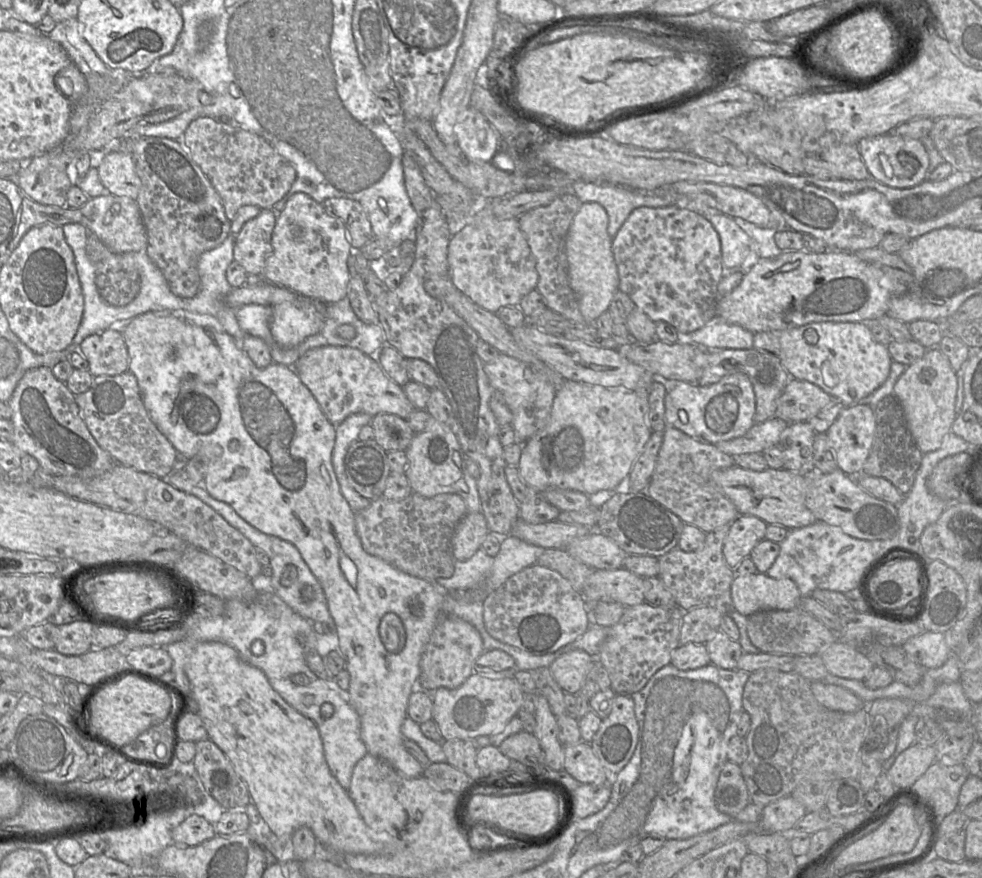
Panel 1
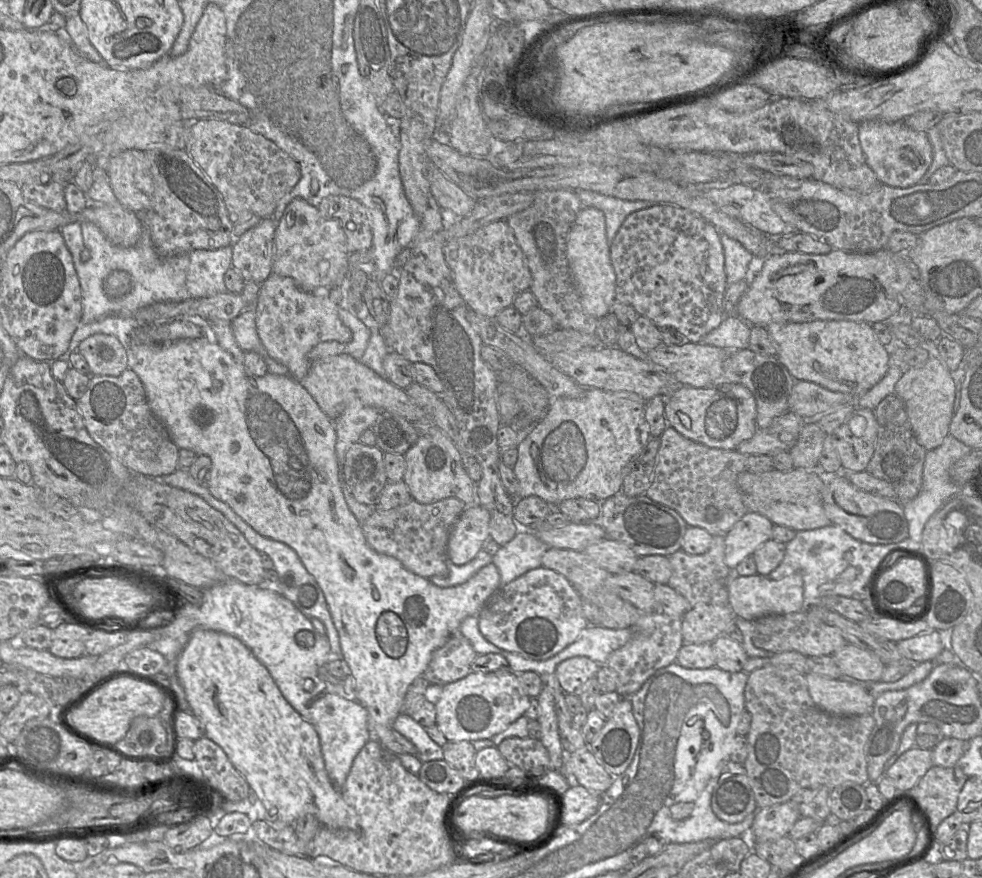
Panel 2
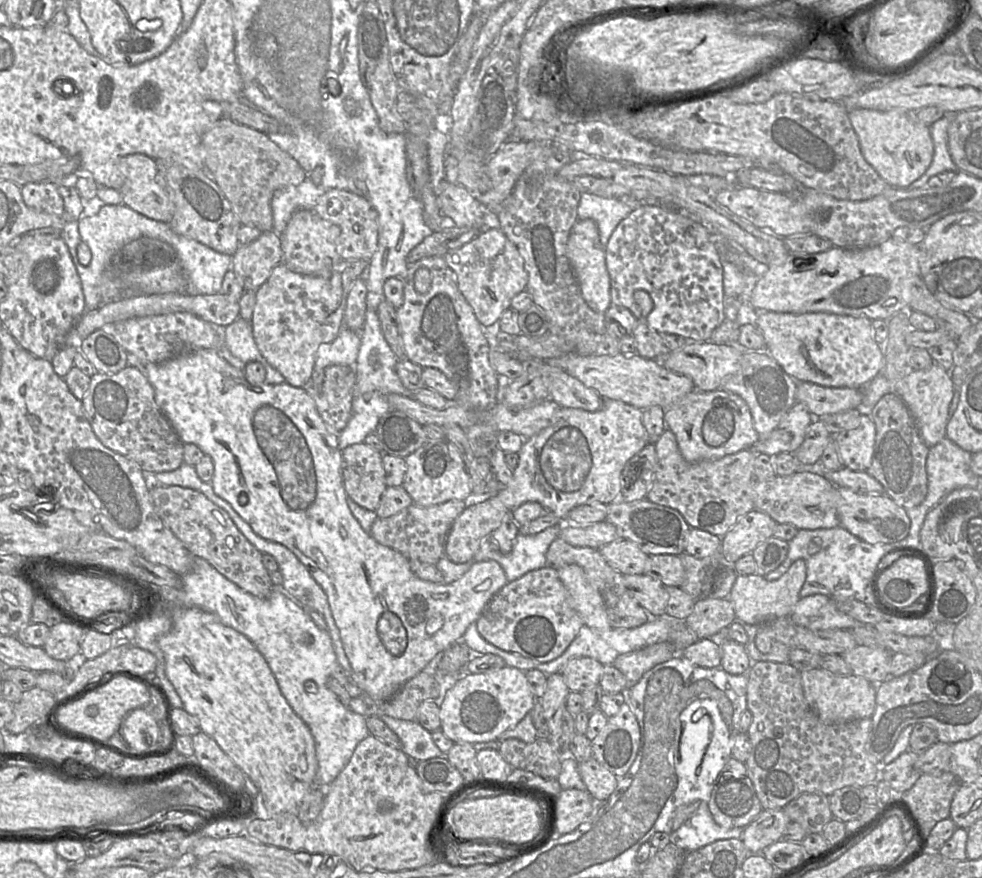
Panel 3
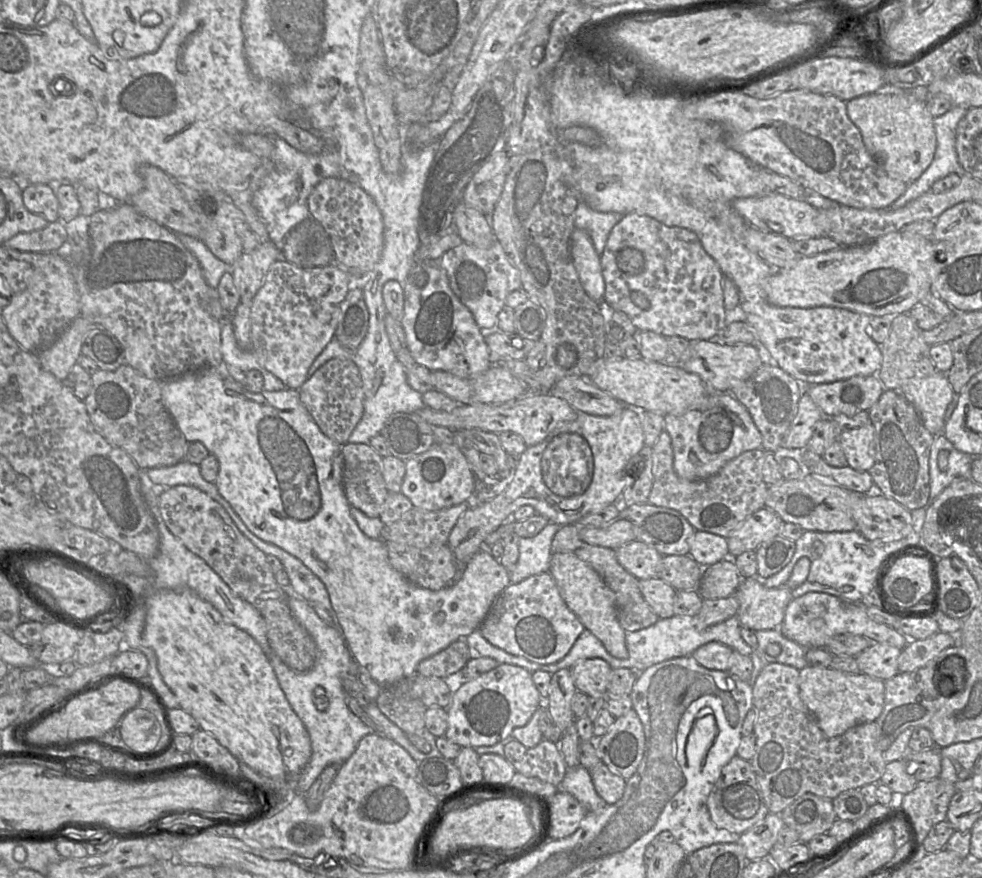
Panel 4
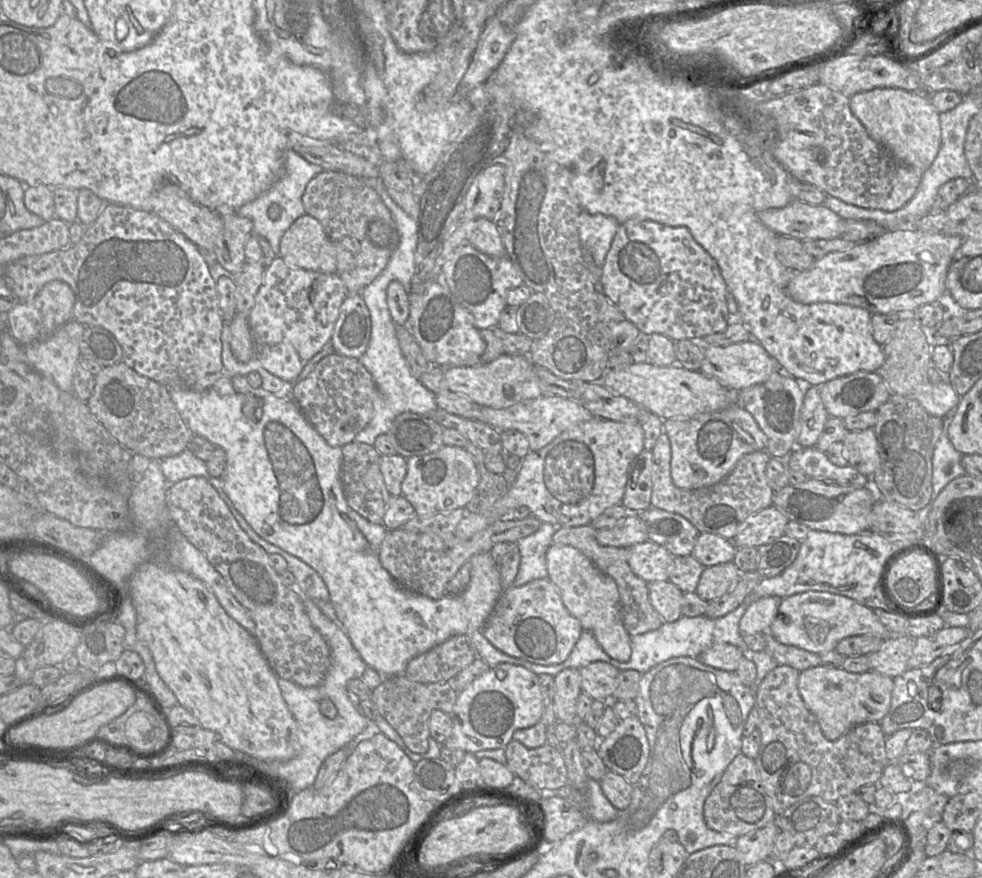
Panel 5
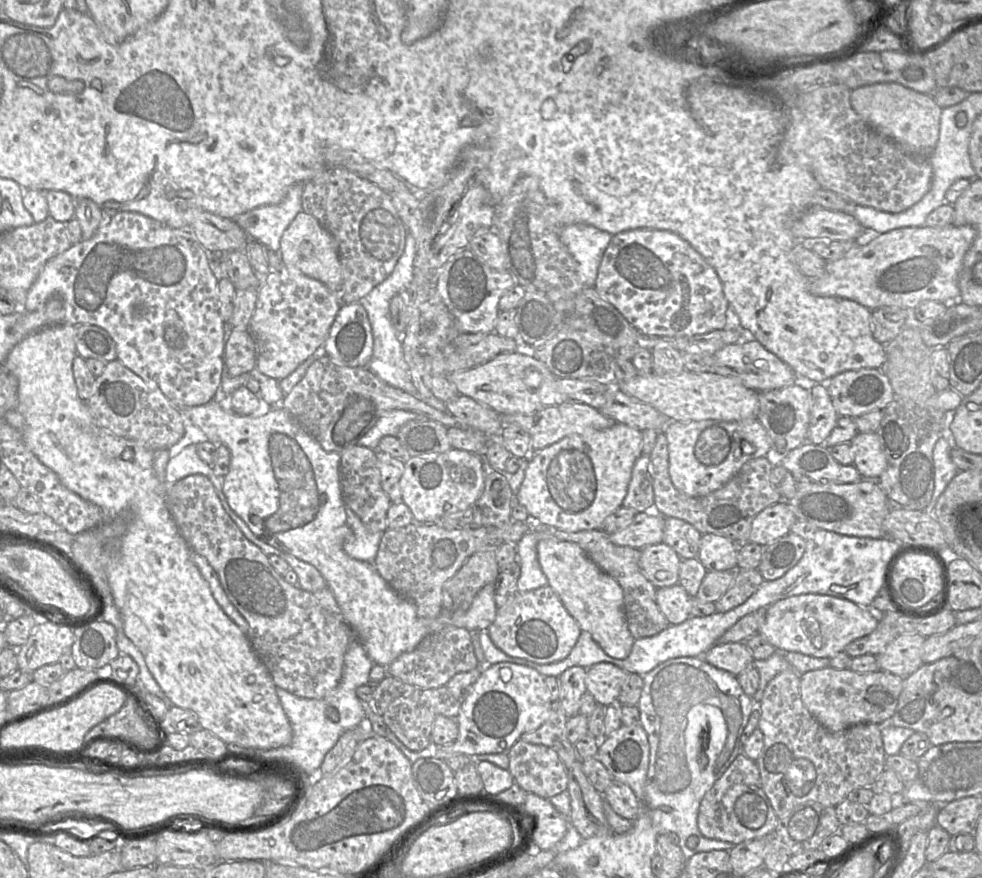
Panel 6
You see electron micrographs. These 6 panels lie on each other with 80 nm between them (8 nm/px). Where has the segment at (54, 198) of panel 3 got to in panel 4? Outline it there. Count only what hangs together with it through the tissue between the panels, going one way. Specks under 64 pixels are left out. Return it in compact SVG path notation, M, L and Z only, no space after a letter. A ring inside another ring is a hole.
M23 184L22 199L28 211L43 216L49 223L59 220L54 185Z

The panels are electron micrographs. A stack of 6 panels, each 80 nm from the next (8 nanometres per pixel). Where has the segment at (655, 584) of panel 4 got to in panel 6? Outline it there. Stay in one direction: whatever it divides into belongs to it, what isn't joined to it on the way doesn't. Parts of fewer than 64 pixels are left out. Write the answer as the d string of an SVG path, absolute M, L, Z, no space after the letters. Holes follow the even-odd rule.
M680 584L656 590L657 605L671 625L680 624L690 617L690 600Z

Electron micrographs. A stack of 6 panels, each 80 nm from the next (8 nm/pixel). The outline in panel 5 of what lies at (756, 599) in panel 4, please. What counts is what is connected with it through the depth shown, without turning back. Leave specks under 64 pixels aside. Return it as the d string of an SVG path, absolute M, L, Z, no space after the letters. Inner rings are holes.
M762 597L753 601L739 621L739 631L743 635L764 633L775 619L781 598Z

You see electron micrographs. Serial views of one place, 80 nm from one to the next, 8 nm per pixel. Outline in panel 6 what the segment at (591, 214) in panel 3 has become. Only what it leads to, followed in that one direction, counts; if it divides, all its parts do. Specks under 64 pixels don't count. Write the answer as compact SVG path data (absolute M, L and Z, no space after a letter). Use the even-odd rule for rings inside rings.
M582 223L563 227L559 235L577 263L577 273L581 282L585 287L594 287L603 254L613 236Z

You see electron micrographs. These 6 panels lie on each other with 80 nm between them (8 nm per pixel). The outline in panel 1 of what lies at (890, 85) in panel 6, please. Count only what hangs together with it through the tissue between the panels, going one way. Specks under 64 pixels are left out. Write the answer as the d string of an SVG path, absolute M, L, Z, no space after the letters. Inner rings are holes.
M889 132L861 139L858 148L870 176L882 184L894 188L910 188L927 180L929 156L920 139Z

